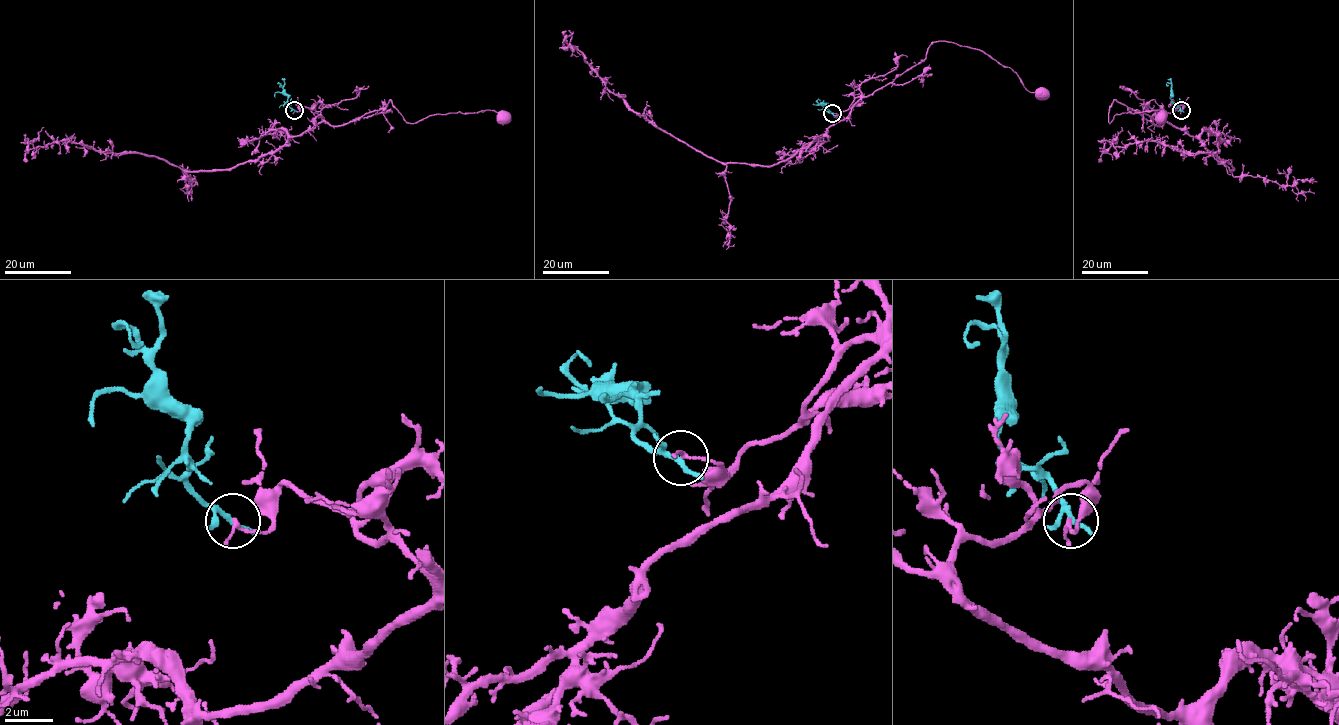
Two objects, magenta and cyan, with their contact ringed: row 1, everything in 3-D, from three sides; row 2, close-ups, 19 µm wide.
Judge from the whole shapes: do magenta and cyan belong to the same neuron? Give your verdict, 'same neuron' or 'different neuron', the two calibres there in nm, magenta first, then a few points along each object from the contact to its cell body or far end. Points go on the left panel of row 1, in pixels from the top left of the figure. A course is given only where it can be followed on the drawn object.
different neuron; calibres 170 and 160 nm; course magenta (294, 110), (306, 107), (334, 126), (382, 109), (389, 100), (414, 123), (459, 112), (495, 110), (501, 118); course cyan (294, 110), (288, 105), (288, 95), (281, 86)

